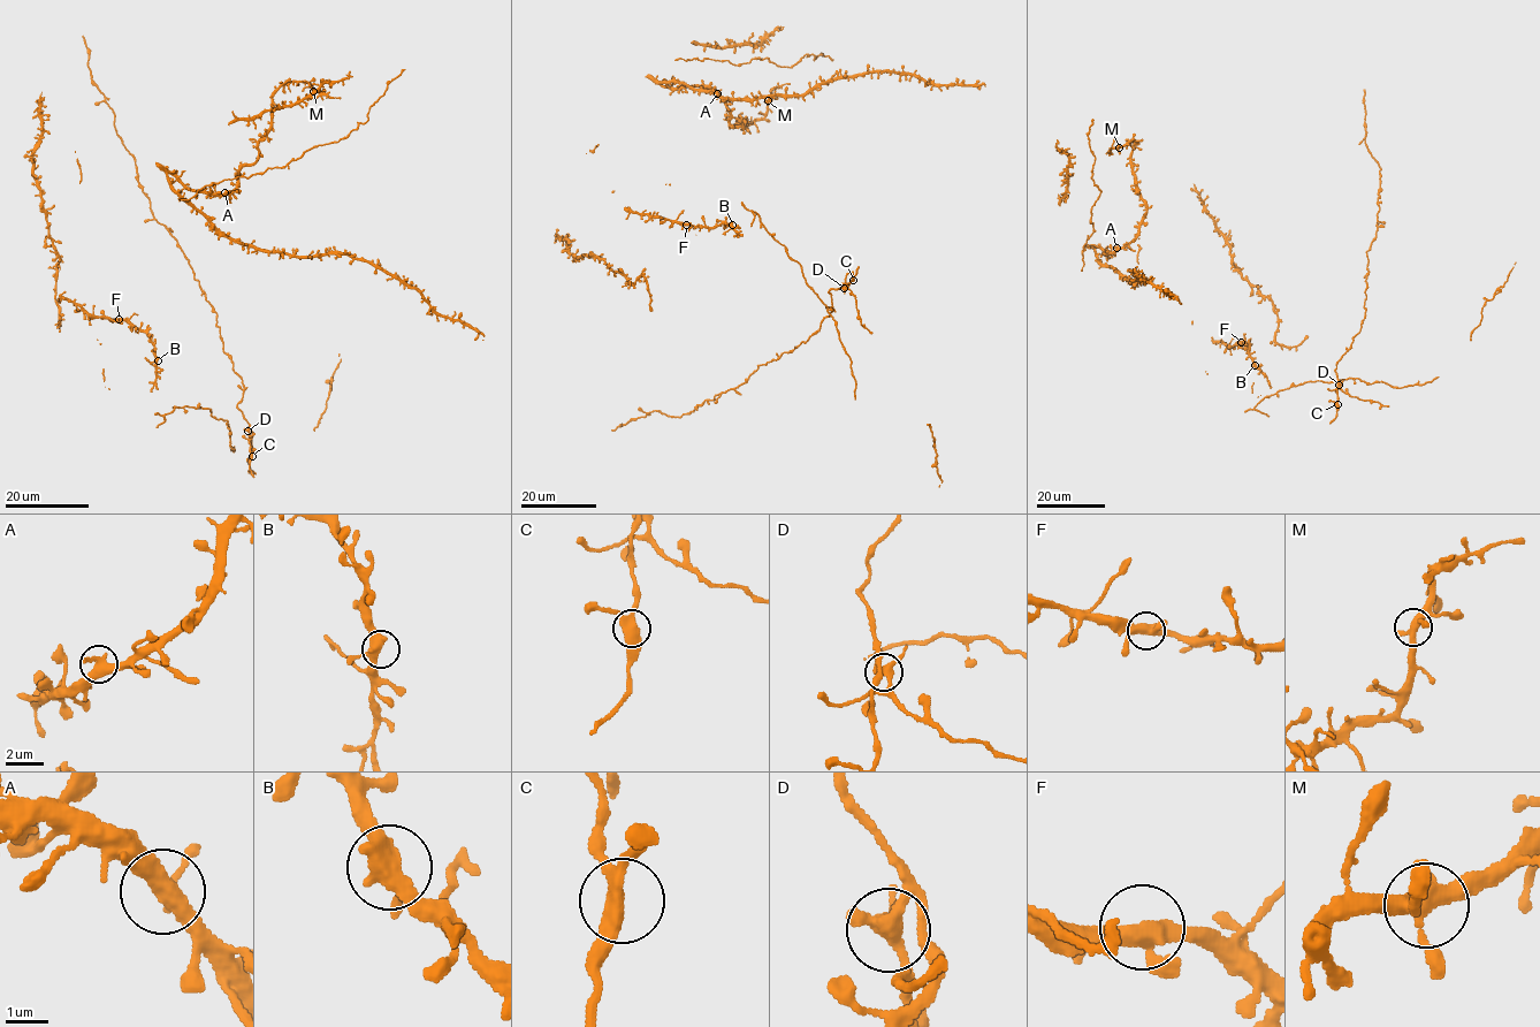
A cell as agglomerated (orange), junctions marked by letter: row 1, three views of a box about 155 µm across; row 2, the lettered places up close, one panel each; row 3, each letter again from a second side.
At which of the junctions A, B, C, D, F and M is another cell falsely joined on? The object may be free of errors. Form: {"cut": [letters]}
{"cut": ["D"]}

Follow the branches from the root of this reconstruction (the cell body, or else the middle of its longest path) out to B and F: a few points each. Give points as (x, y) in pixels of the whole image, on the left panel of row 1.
B: (104, 318), (126, 320), (142, 329), (151, 342), (158, 360)
F: (104, 318), (119, 319)

